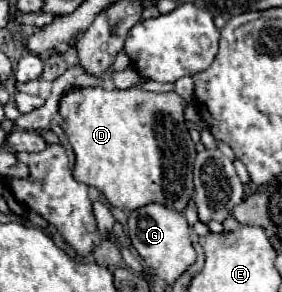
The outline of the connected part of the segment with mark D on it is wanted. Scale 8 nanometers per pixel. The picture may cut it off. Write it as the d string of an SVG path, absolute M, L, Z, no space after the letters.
M72 87L68 89L62 97L60 97L60 117L64 121L64 131L66 131L66 137L74 149L74 155L76 155L76 165L74 165L74 177L80 181L80 183L86 183L86 185L94 185L106 199L112 207L118 207L118 209L124 209L124 211L132 211L132 209L138 209L138 207L144 207L146 203L164 203L166 207L172 207L176 211L184 211L188 199L192 197L194 193L194 185L192 185L192 165L194 165L194 157L196 157L196 147L194 147L194 141L190 139L188 135L188 127L184 123L184 115L182 115L182 109L184 109L186 101L178 95L178 93L152 93L152 91L144 91L144 89L138 89L138 87L130 87L130 89L104 89L104 87Z

